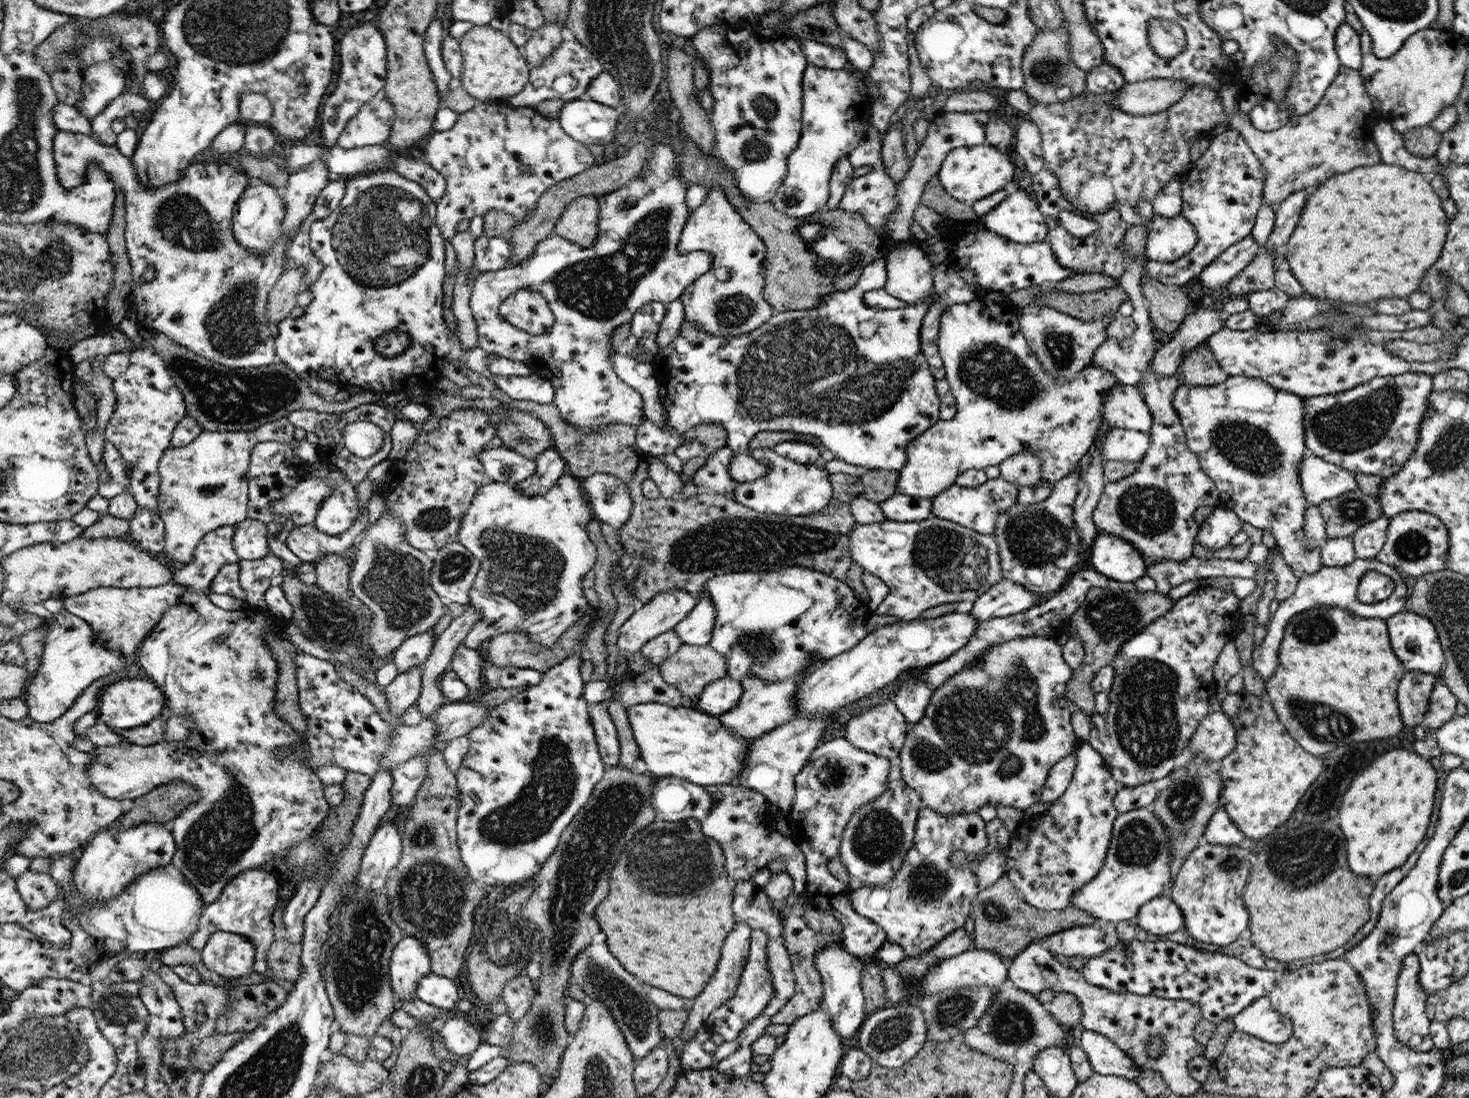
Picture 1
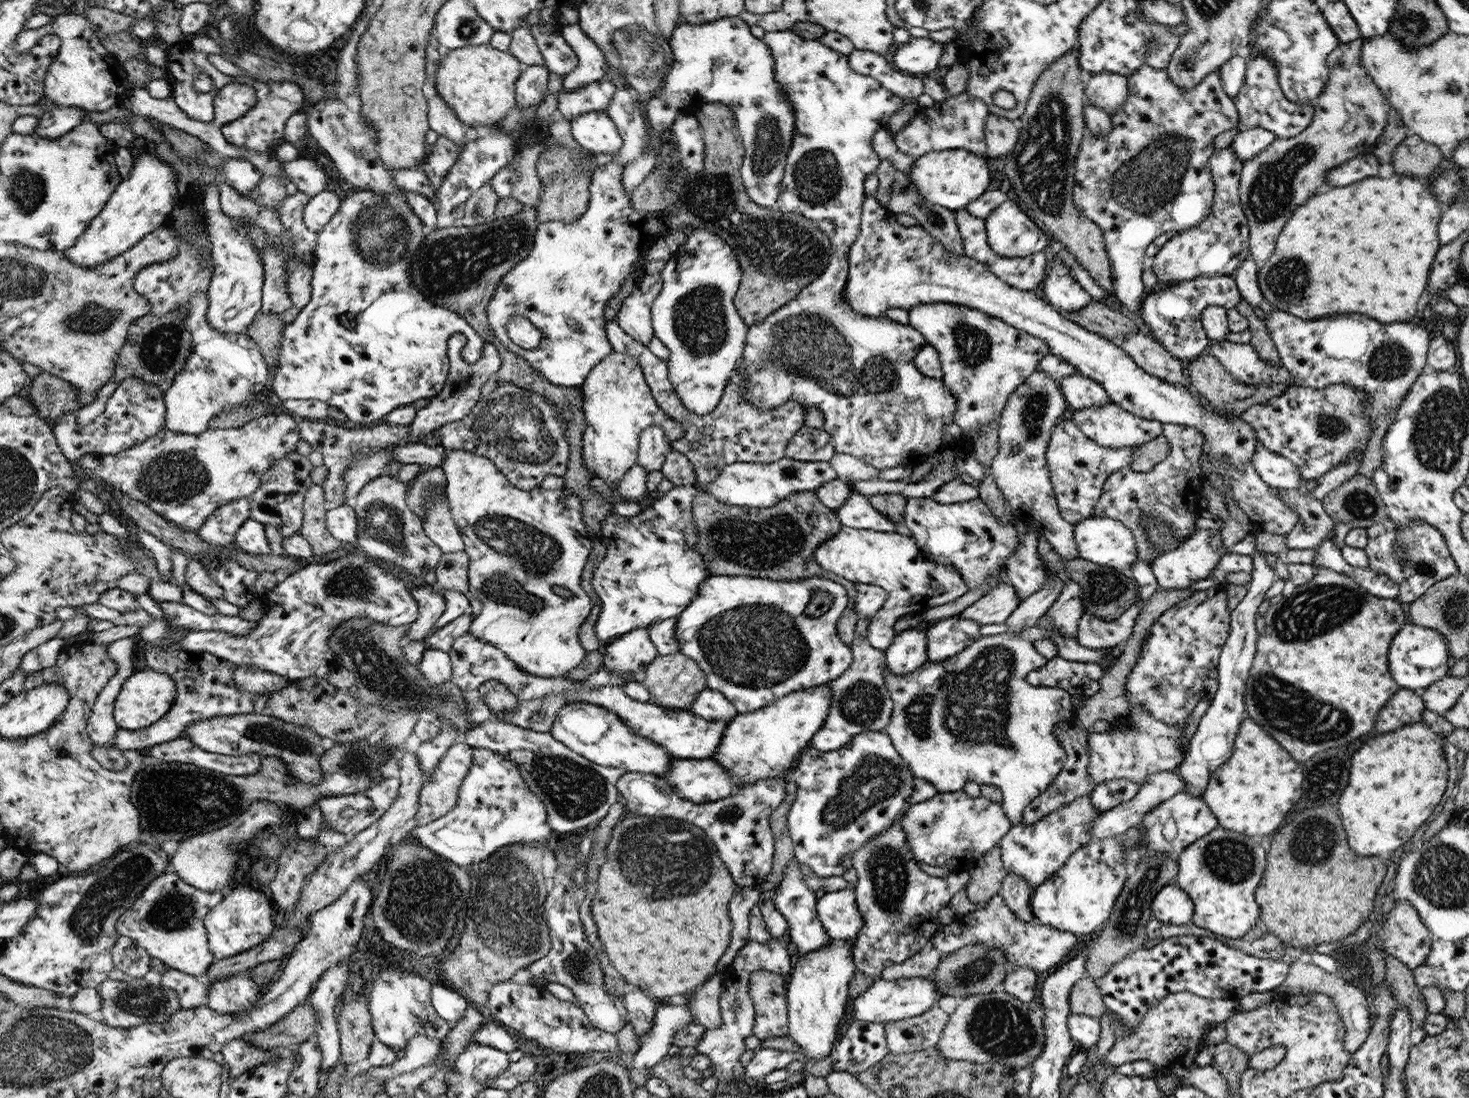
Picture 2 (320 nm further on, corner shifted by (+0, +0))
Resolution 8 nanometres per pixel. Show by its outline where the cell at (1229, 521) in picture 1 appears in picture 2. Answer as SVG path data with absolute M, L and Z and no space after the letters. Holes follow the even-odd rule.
M1199 528L1182 541L1174 551L1162 553L1150 564L1158 581L1156 587L1162 590L1188 589L1192 584L1211 577L1211 573L1217 568L1225 553L1218 529Z

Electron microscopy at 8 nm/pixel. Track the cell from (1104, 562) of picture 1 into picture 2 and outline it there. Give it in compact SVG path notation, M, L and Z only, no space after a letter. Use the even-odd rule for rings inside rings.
M1092 515L1074 525L1076 549L1080 559L1130 573L1137 558L1137 542L1132 531L1119 520Z

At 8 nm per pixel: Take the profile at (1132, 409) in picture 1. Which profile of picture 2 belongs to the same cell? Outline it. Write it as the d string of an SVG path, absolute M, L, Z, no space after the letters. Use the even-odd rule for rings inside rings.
M1080 373L1065 376L1060 383L1067 405L1074 409L1101 407L1111 401L1101 384Z

